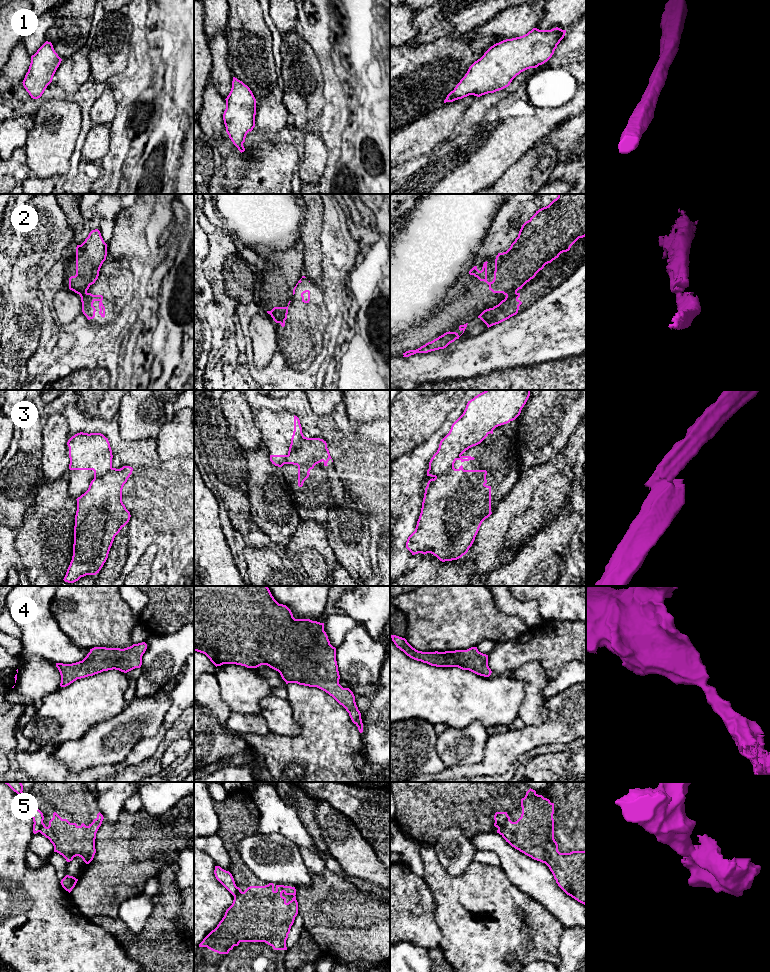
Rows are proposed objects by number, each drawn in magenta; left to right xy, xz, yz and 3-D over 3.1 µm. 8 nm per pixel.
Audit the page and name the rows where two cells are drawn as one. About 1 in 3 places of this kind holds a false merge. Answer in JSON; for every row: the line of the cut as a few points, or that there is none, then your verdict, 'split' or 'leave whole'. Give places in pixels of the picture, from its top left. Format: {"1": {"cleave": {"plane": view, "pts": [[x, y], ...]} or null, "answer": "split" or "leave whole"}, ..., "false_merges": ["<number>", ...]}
{"1": {"cleave": null, "answer": "leave whole"}, "2": {"cleave": {"plane": "xz", "pts": [[287, 307], [276, 322]]}, "answer": "split"}, "3": {"cleave": {"plane": "xz", "pts": [[304, 437], [283, 463]]}, "answer": "split"}, "4": {"cleave": null, "answer": "leave whole"}, "5": {"cleave": {"plane": "yz", "pts": [[508, 816], [501, 824], [495, 823]]}, "answer": "split"}, "false_merges": ["2", "3", "5"]}

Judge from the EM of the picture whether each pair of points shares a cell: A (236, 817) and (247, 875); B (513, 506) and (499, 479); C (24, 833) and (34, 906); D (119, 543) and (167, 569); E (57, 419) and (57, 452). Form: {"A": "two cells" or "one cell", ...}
{"A": "one cell", "B": "two cells", "C": "one cell", "D": "two cells", "E": "one cell"}

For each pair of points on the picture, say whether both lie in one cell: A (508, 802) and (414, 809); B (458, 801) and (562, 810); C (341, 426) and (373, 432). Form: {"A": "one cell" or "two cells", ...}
{"A": "one cell", "B": "one cell", "C": "one cell"}

